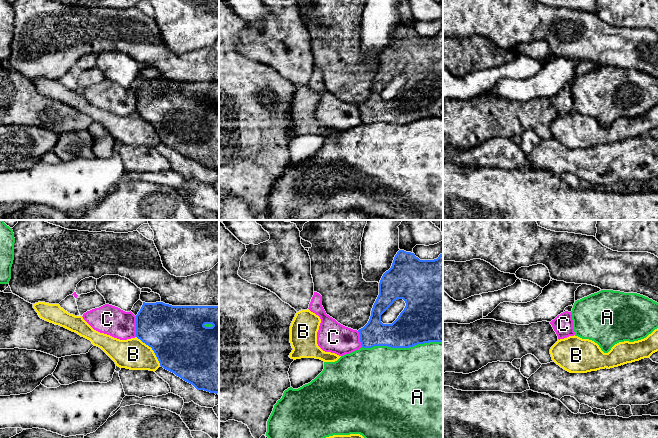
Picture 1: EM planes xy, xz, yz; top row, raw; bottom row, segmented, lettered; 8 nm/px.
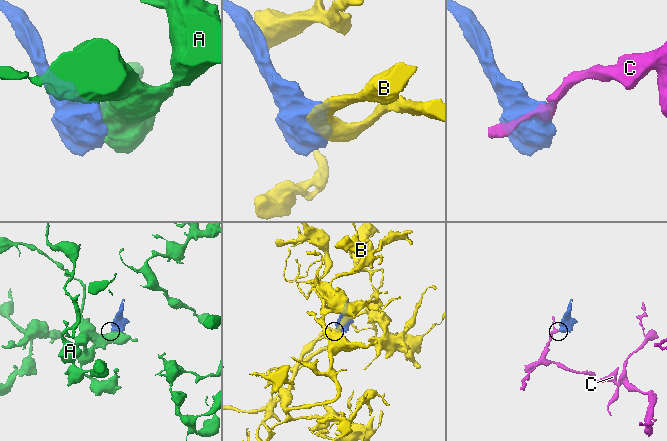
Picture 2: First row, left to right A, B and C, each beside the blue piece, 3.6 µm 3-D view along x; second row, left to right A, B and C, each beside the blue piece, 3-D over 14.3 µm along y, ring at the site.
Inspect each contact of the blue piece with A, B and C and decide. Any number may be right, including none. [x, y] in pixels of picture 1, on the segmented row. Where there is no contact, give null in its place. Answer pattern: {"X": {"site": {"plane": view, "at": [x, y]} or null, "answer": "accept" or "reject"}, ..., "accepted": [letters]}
{"A": {"site": {"plane": "xz", "at": [402, 347]}, "answer": "reject"}, "B": {"site": {"plane": "xy", "at": [152, 349]}, "answer": "reject"}, "C": {"site": {"plane": "xy", "at": [136, 326]}, "answer": "reject"}, "accepted": []}

